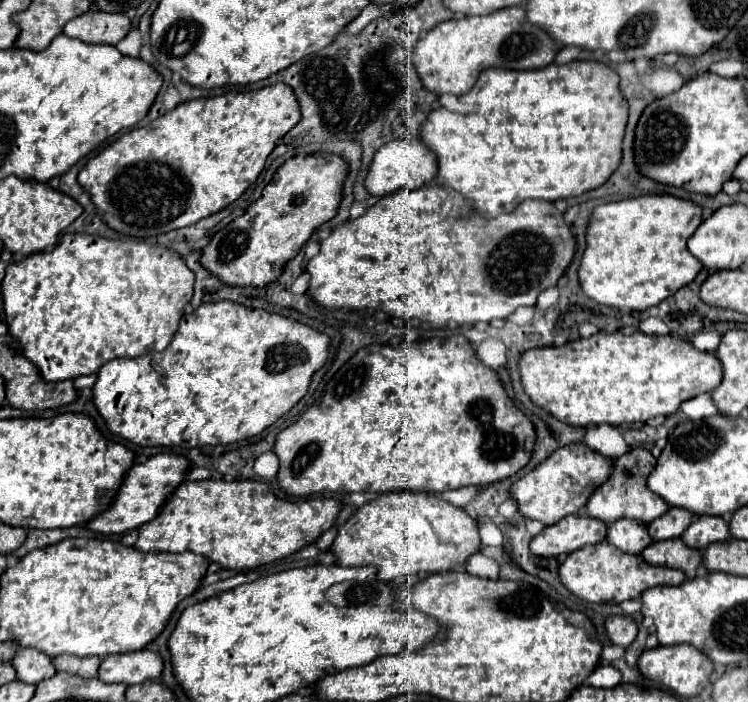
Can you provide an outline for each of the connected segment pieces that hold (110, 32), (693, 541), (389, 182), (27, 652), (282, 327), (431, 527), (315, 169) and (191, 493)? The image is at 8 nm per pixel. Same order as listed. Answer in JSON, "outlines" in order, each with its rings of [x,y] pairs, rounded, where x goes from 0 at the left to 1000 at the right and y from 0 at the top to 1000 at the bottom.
{"outlines":[[[[118,16],[91,30],[83,41],[88,53],[107,56],[123,64],[155,64],[174,41],[174,27],[160,19]]],[[[930,736],[925,748],[912,759],[912,771],[925,782],[944,782],[952,774],[971,771],[976,765],[973,739],[968,736]]],[[[529,198],[529,201],[521,201],[516,207],[511,207],[495,238],[492,238],[492,249],[487,255],[487,266],[492,269],[495,278],[500,281],[513,281],[524,272],[532,272],[532,269],[540,269],[540,266],[548,266],[548,269],[559,269],[570,261],[575,261],[583,249],[583,229],[580,229],[580,221],[559,201],[545,201],[545,198]]],[[[24,925],[24,930],[16,939],[21,953],[21,967],[29,973],[48,976],[59,967],[67,967],[75,956],[70,950],[70,939],[59,930],[51,930],[48,925]]],[[[291,429],[291,432],[273,432],[265,440],[259,440],[257,446],[246,449],[241,457],[241,466],[230,483],[230,489],[214,500],[214,503],[201,503],[193,509],[182,509],[182,511],[150,511],[142,520],[134,523],[134,528],[128,531],[128,548],[126,548],[126,577],[131,583],[131,588],[142,597],[144,614],[150,620],[158,620],[168,628],[176,628],[182,634],[190,637],[243,637],[243,640],[259,640],[259,637],[275,637],[275,634],[307,634],[307,631],[318,631],[324,625],[334,625],[340,620],[348,620],[356,608],[361,608],[366,600],[372,600],[380,588],[385,588],[406,563],[409,554],[414,548],[414,537],[422,526],[430,523],[430,517],[436,514],[439,506],[439,489],[441,483],[398,457],[382,454],[377,449],[369,446],[358,446],[350,440],[332,440],[326,434],[316,434],[310,429]]],[[[524,699],[524,702],[511,702],[503,711],[479,722],[476,731],[452,751],[441,785],[449,793],[449,805],[457,808],[500,805],[505,828],[532,828],[545,819],[575,819],[575,816],[604,813],[612,802],[618,808],[620,799],[634,785],[639,785],[639,779],[642,779],[639,751],[634,748],[634,739],[620,725],[612,725],[580,705]]],[[[398,221],[393,226],[385,226],[366,246],[366,252],[372,255],[364,255],[353,266],[350,281],[340,286],[337,295],[332,295],[324,309],[313,312],[307,321],[286,332],[281,346],[273,352],[267,375],[281,392],[291,395],[297,403],[316,406],[316,409],[356,409],[366,403],[374,395],[385,369],[393,369],[404,355],[404,349],[414,340],[414,335],[430,318],[441,315],[449,306],[457,283],[457,258],[463,252],[463,232],[449,221],[439,221],[439,226],[430,221],[409,221],[409,224]]],[[[273,682],[243,688],[214,722],[209,739],[184,751],[179,782],[184,785],[257,785],[291,802],[297,811],[329,813],[377,796],[422,771],[439,756],[455,717],[447,711],[380,714],[361,702],[350,685]]]]}

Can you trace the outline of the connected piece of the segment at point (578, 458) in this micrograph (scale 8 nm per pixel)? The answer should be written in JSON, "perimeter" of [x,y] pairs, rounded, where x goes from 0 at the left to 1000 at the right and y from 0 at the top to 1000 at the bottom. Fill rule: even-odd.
{"perimeter":[[[775,631],[746,637],[717,668],[693,682],[682,694],[682,705],[690,714],[693,731],[698,736],[725,742],[727,748],[741,748],[783,719],[794,697],[805,691],[805,685],[810,685],[810,679],[816,677],[816,662],[818,657],[813,651],[805,651],[786,637],[778,637]]]}

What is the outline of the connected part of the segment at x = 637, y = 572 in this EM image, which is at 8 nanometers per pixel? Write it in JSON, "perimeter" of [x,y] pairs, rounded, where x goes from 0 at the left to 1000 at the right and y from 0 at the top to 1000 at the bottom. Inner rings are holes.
{"perimeter":[[[799,774],[789,779],[778,779],[757,793],[757,799],[746,811],[746,822],[751,833],[767,845],[770,850],[789,856],[789,859],[832,859],[840,853],[853,853],[858,842],[877,836],[877,833],[896,833],[904,836],[914,828],[914,816],[906,811],[893,811],[893,808],[872,808],[858,799],[853,791],[840,791],[832,788],[829,782],[813,776],[813,774]]]}

